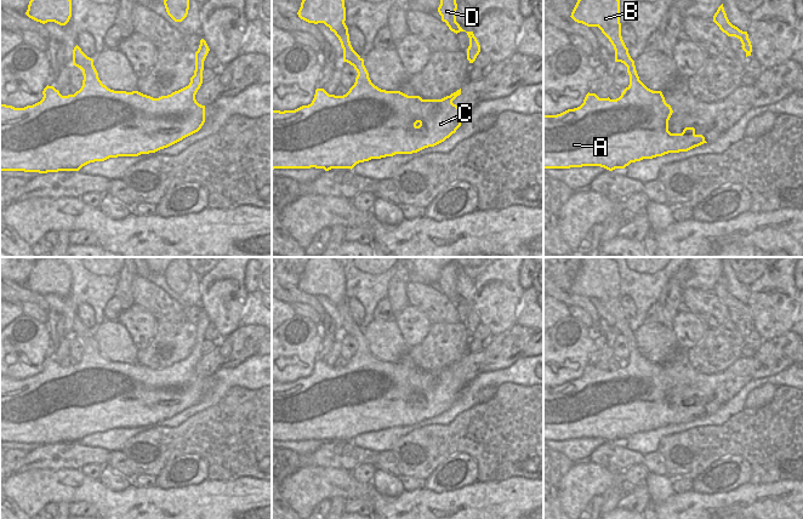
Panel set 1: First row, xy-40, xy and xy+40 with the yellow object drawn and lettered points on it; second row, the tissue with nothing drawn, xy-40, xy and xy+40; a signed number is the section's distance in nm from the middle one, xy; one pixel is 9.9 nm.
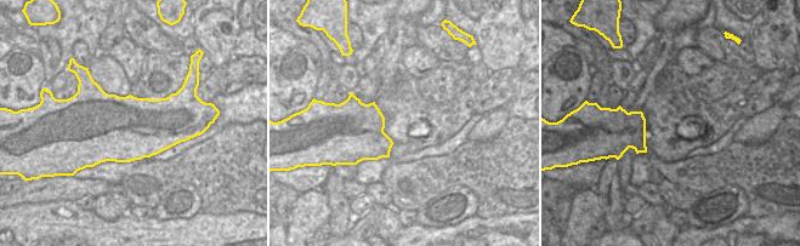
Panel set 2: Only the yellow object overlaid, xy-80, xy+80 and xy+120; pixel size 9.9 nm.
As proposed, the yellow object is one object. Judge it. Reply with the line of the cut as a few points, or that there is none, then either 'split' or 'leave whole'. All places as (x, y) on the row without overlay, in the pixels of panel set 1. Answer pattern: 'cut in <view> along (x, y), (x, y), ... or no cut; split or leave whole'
no cut; leave whole

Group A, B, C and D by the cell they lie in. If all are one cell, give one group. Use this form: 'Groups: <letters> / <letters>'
Groups: A B C D.

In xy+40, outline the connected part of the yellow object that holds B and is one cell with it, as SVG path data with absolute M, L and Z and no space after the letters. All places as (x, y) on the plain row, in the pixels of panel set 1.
M582 257L570 289L577 295L602 302L614 318L615 333L627 338L630 357L616 371L599 370L588 364L580 378L557 387L543 387L543 440L600 438L613 443L643 430L688 423L707 415L702 406L695 405L694 399L685 399L682 405L668 403L673 382L661 363L653 363L639 352L634 332L621 308L620 272L615 261L610 257Z

